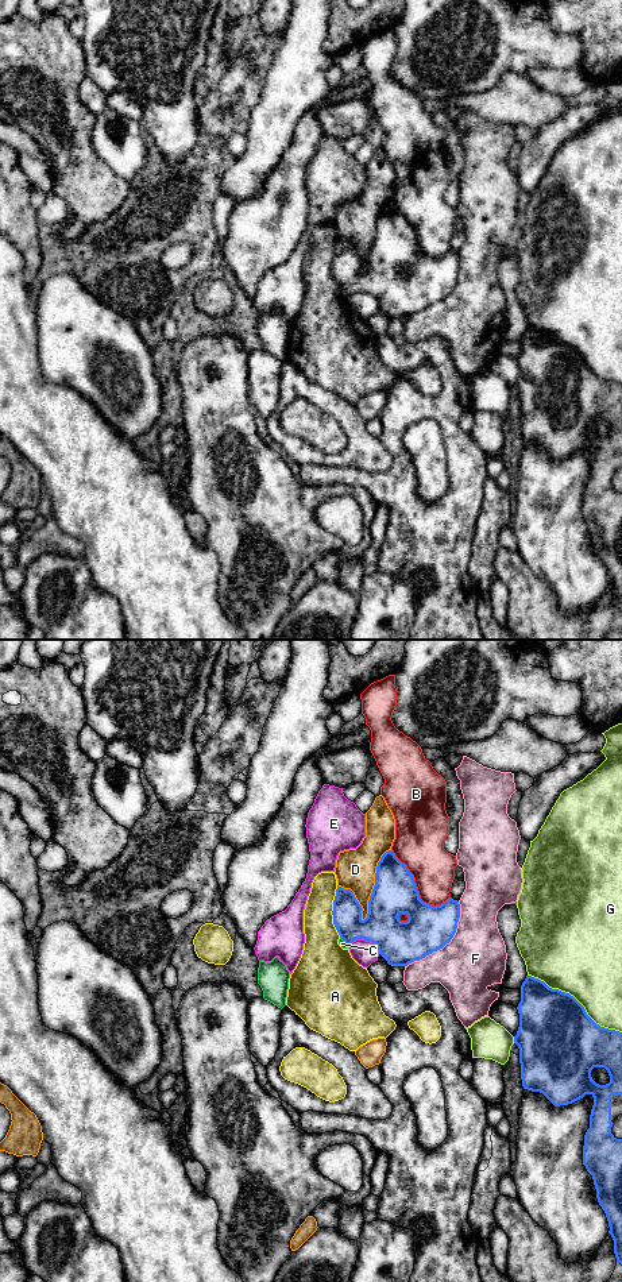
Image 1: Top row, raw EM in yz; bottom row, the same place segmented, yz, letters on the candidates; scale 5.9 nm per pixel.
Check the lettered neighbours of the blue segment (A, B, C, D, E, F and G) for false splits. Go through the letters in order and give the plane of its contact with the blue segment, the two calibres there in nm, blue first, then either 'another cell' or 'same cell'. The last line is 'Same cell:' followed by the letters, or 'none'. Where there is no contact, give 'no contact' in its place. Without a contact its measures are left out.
A: yz | 180/220 nm | another cell
B: yz | 260/280 nm | another cell
C: yz | 220/40 nm | another cell
D: yz | 260/240 nm | another cell
E: yz | 260/150 nm | another cell
F: yz | 280/360 nm | another cell
G: yz | 460/440 nm | another cell
Same cell: none

